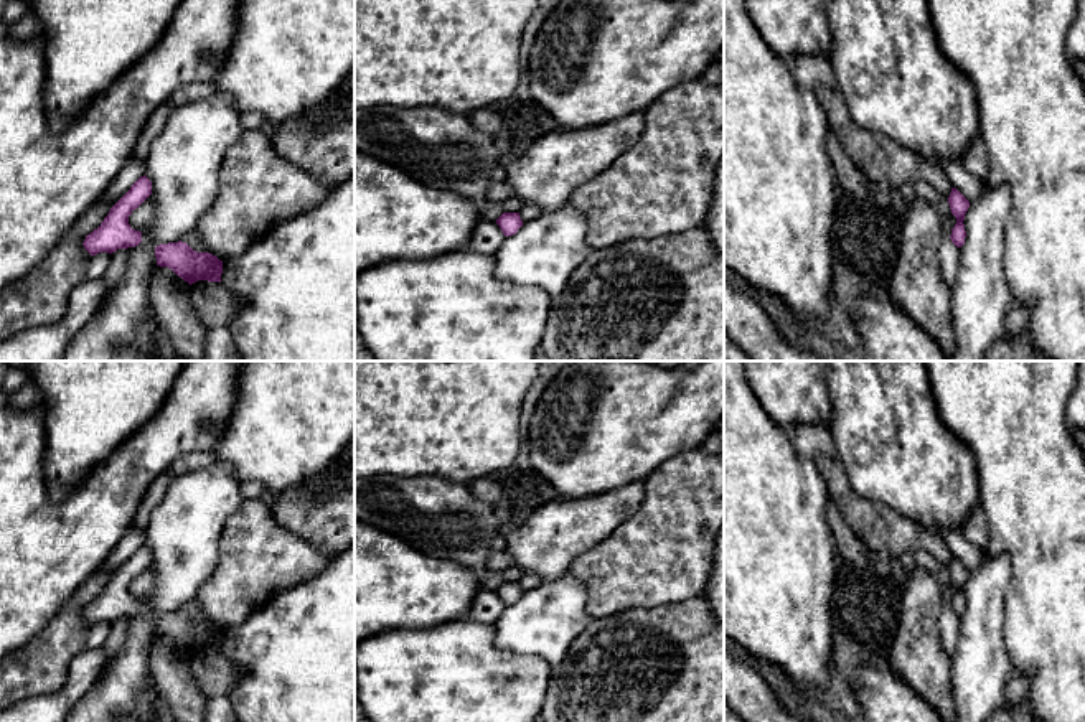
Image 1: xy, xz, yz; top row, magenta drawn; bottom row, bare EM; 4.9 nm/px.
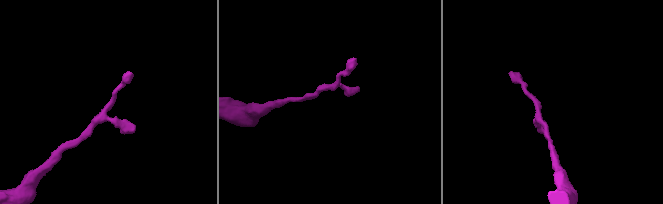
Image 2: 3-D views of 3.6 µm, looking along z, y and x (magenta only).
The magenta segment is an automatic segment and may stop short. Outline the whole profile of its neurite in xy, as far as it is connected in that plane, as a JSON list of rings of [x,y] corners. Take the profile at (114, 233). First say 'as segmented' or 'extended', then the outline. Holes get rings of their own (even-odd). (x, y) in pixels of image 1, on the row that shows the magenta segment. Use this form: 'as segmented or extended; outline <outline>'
as segmented; outline [[[143,175],[110,208],[101,226],[86,236],[82,246],[91,254],[115,252],[142,242],[142,232],[129,224],[129,216],[152,195],[152,181]]]

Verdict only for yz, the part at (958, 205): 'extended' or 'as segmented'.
as segmented

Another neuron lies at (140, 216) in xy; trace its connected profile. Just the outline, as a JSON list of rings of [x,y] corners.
[[[148,196],[137,209],[129,216],[129,224],[135,231],[142,231],[155,214],[155,201]]]

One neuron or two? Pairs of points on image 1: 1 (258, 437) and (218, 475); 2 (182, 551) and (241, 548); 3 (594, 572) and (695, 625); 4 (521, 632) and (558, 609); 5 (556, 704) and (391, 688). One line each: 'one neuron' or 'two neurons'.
1: two neurons
2: two neurons
3: two neurons
4: one neuron
5: two neurons

